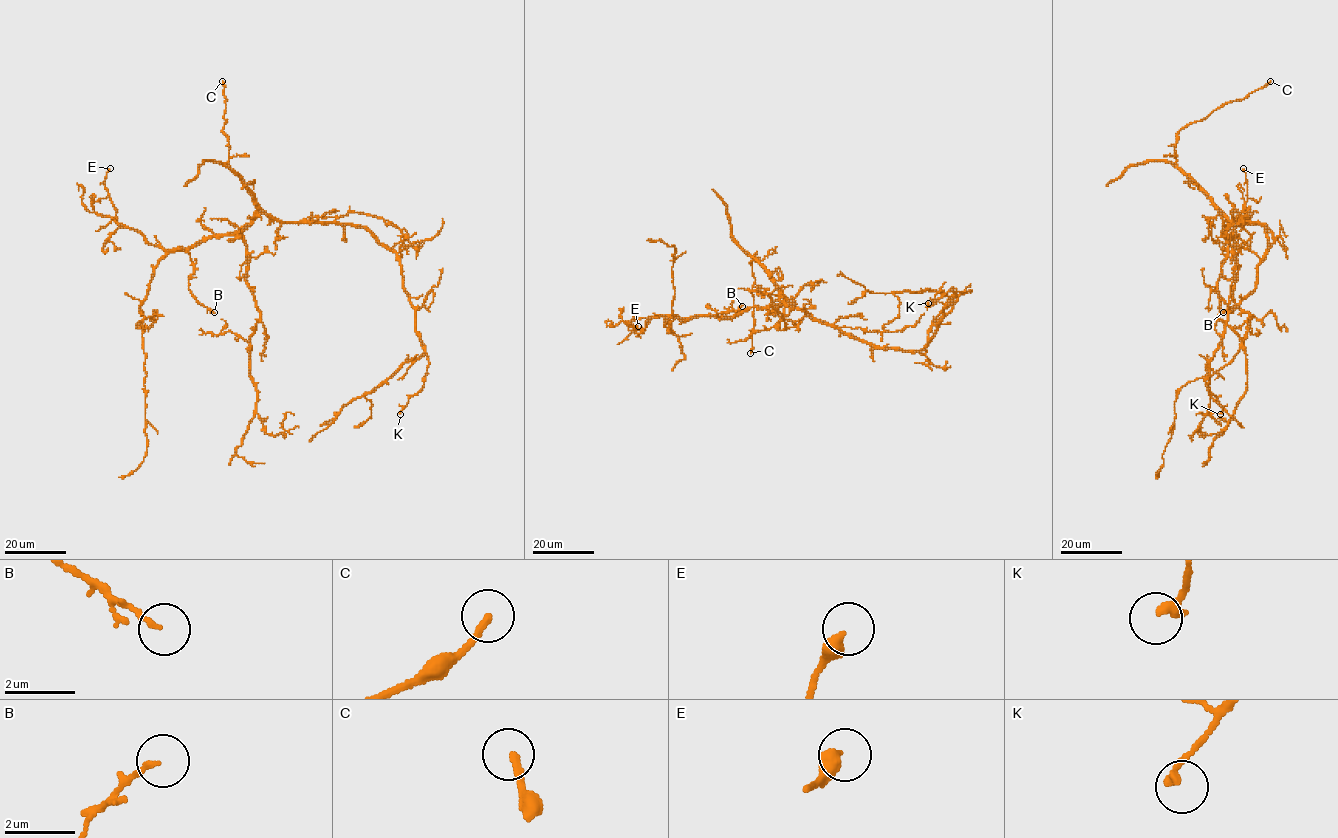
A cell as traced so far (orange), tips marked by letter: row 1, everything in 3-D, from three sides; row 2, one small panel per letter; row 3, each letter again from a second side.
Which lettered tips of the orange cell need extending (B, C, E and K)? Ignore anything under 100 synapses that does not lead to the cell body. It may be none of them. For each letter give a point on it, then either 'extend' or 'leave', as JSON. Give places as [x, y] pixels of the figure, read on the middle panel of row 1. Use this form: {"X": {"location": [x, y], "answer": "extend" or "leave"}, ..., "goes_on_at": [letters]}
{"B": {"location": [742, 306], "answer": "leave"}, "C": {"location": [750, 353], "answer": "leave"}, "E": {"location": [638, 326], "answer": "leave"}, "K": {"location": [928, 303], "answer": "leave"}, "goes_on_at": []}

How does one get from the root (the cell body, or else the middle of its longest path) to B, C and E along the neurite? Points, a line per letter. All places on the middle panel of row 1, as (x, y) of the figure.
B: (796, 309), (783, 303), (748, 307), (728, 317), (717, 316), (720, 319), (717, 313), (742, 306)
C: (796, 309), (757, 258), (753, 260), (754, 329), (750, 353)
E: (796, 309), (783, 303), (776, 306), (748, 307), (728, 317), (656, 316), (644, 330), (632, 330), (638, 326)

